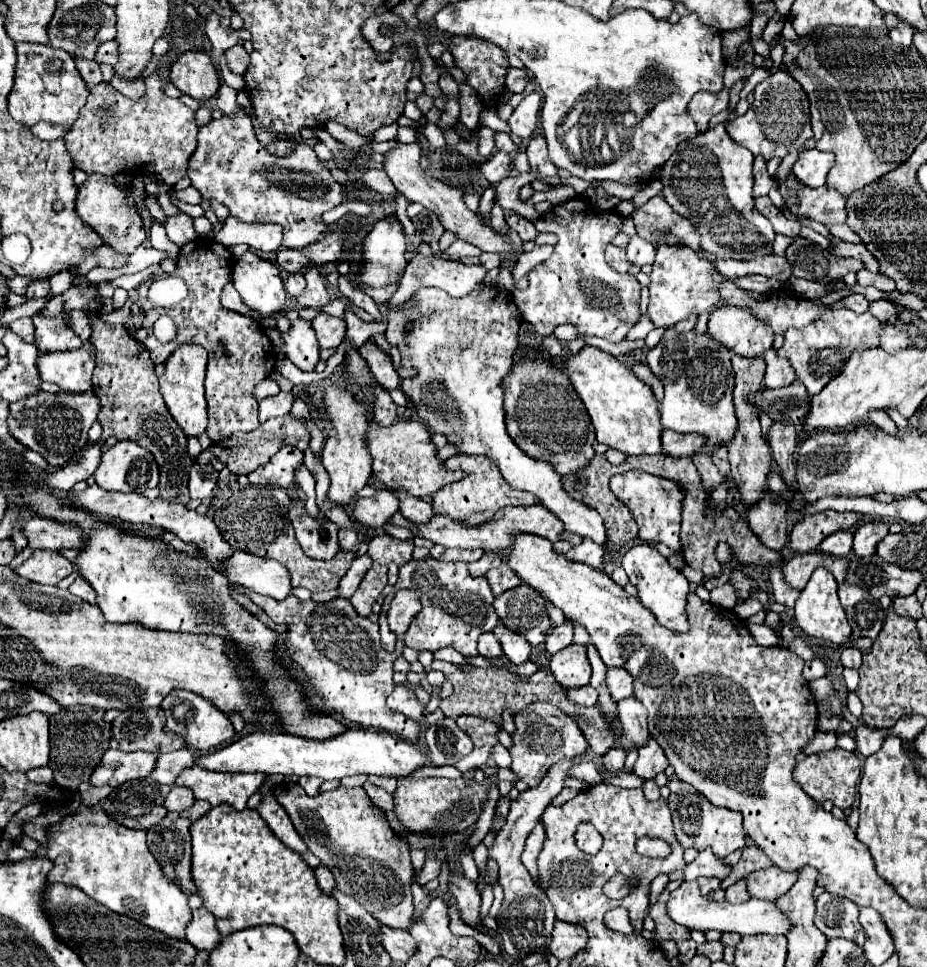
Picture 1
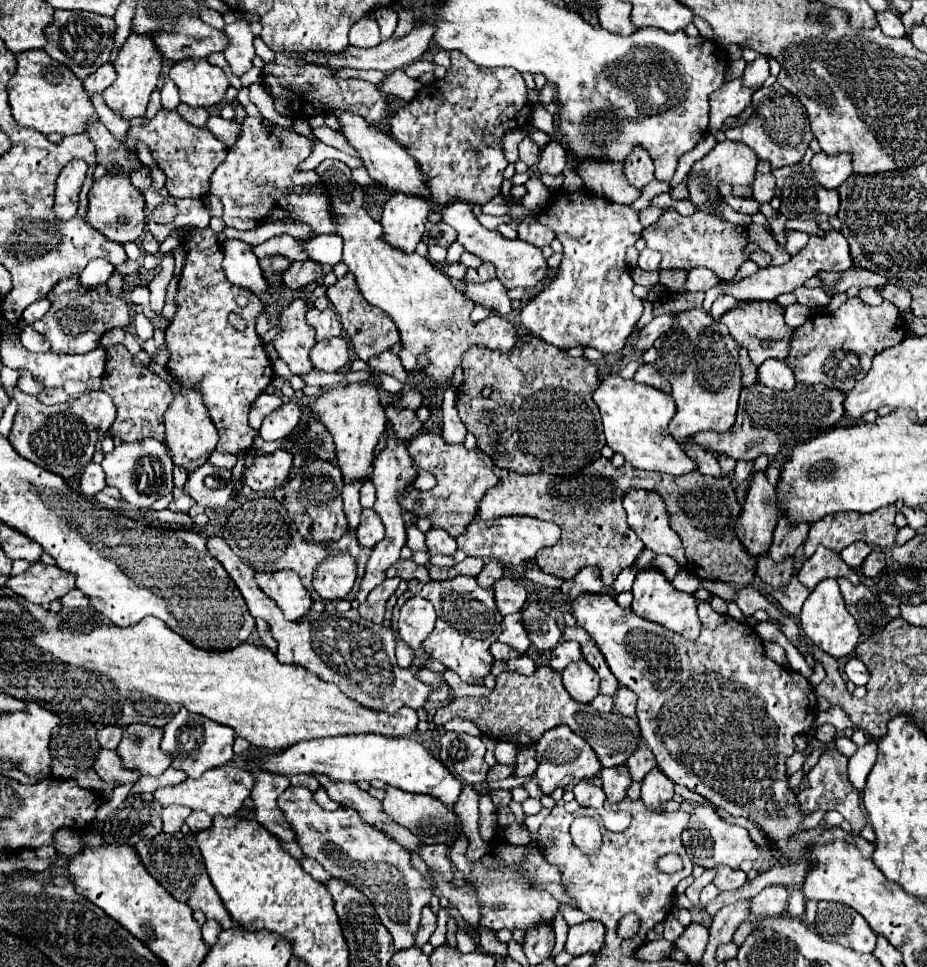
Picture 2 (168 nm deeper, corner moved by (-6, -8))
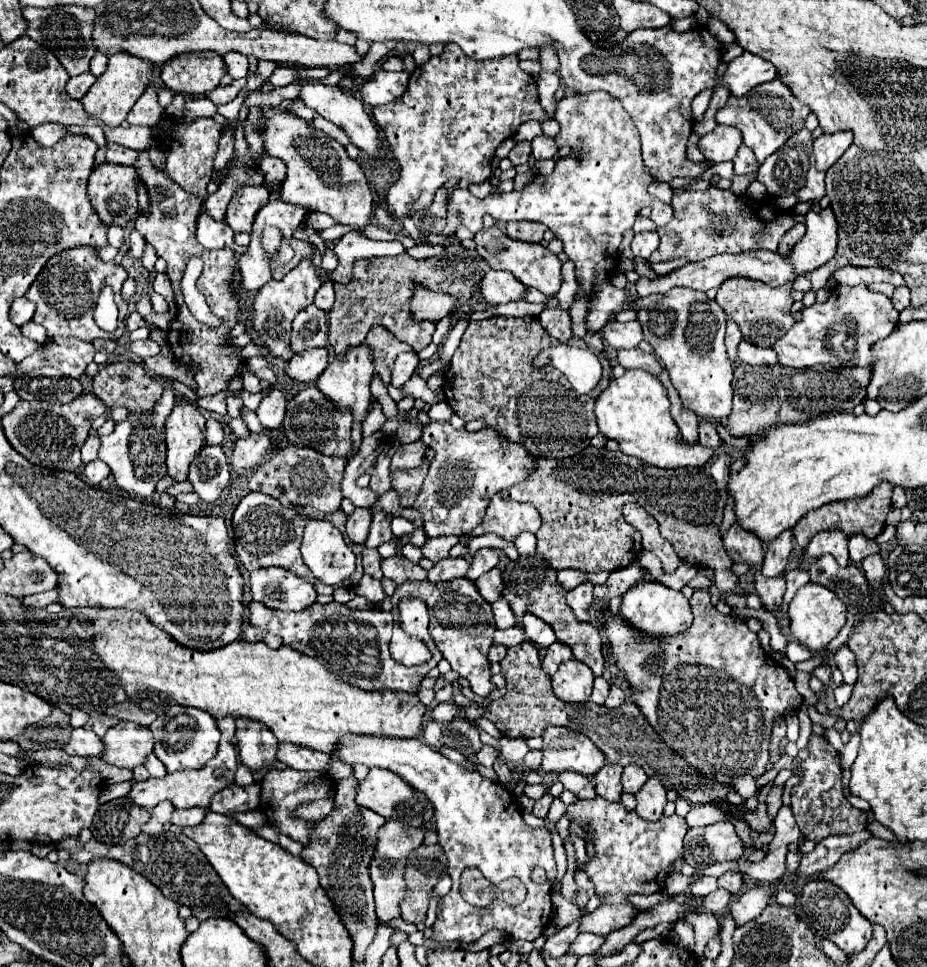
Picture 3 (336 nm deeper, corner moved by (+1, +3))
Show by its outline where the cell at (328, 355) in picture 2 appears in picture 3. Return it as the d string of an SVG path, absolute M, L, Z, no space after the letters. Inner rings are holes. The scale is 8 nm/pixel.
M316 348L292 356L288 360L284 374L298 382L312 382L324 372L326 364L328 364L328 348Z

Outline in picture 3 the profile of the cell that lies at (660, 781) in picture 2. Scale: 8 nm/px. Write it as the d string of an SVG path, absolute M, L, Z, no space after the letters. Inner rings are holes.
M648 778L644 788L636 794L636 814L644 820L656 822L662 818L666 806L666 788L658 778Z

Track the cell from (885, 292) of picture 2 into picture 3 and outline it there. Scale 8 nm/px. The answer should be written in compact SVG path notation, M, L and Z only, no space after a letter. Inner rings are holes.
M906 286L896 288L896 292L894 292L894 296L892 296L892 304L894 304L894 308L896 308L898 312L906 310L906 308L910 306L910 290L908 290Z

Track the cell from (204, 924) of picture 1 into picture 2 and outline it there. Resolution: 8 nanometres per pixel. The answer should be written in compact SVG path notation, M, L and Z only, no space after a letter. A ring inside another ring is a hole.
M207 921L205 925L203 925L203 941L209 945L209 947L213 947L215 943L217 943L217 937L219 937L219 933L223 931L223 927L217 923L217 921Z

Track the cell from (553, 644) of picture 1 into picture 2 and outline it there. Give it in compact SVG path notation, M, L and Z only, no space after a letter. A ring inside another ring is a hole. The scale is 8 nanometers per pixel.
M561 641L553 651L551 651L551 669L563 671L569 663L581 659L581 645L577 641Z

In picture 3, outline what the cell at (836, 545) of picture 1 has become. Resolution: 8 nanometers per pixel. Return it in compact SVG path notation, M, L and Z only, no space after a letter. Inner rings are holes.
M860 534L858 536L850 536L848 548L850 548L850 560L854 564L860 564L866 556L872 556L872 554L878 554L880 552L876 540L870 540L870 538L860 536Z

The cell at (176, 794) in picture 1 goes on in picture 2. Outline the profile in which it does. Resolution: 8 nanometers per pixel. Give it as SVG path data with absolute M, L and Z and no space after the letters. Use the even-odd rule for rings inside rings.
M173 805L173 807L165 807L163 809L163 831L165 833L177 833L181 829L181 825L185 823L185 819L189 817L191 809L189 807L181 807L181 805Z

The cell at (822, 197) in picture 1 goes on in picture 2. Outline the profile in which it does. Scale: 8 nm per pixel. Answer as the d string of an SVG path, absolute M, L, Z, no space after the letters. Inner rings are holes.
M791 165L773 169L777 179L777 197L781 199L779 211L787 219L815 219L825 213L829 217L837 215L839 199L835 189L825 189L817 183L809 167Z

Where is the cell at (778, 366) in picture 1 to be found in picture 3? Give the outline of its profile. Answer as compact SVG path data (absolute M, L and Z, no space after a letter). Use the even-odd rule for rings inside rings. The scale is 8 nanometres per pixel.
M742 340L742 344L738 344L738 358L746 364L752 366L760 366L760 364L776 364L776 352L772 348L760 348L754 346L746 340Z

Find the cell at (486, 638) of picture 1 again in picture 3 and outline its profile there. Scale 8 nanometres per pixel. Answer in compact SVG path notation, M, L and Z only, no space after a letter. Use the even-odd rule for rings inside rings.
M514 626L510 630L496 630L494 632L494 644L502 644L506 648L518 646L522 640L524 640L524 632L518 626Z

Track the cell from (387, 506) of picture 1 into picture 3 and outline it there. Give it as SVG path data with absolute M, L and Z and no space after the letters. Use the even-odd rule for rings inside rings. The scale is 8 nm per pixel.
M356 508L346 522L346 536L350 538L350 542L354 544L364 544L364 540L368 538L368 530L372 524L372 514L368 508Z

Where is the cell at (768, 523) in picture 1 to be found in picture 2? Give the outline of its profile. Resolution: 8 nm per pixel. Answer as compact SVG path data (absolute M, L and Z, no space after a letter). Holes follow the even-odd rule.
M759 555L757 575L773 587L783 587L789 583L789 577L793 575L793 559L783 559L781 563L777 563L769 555Z

